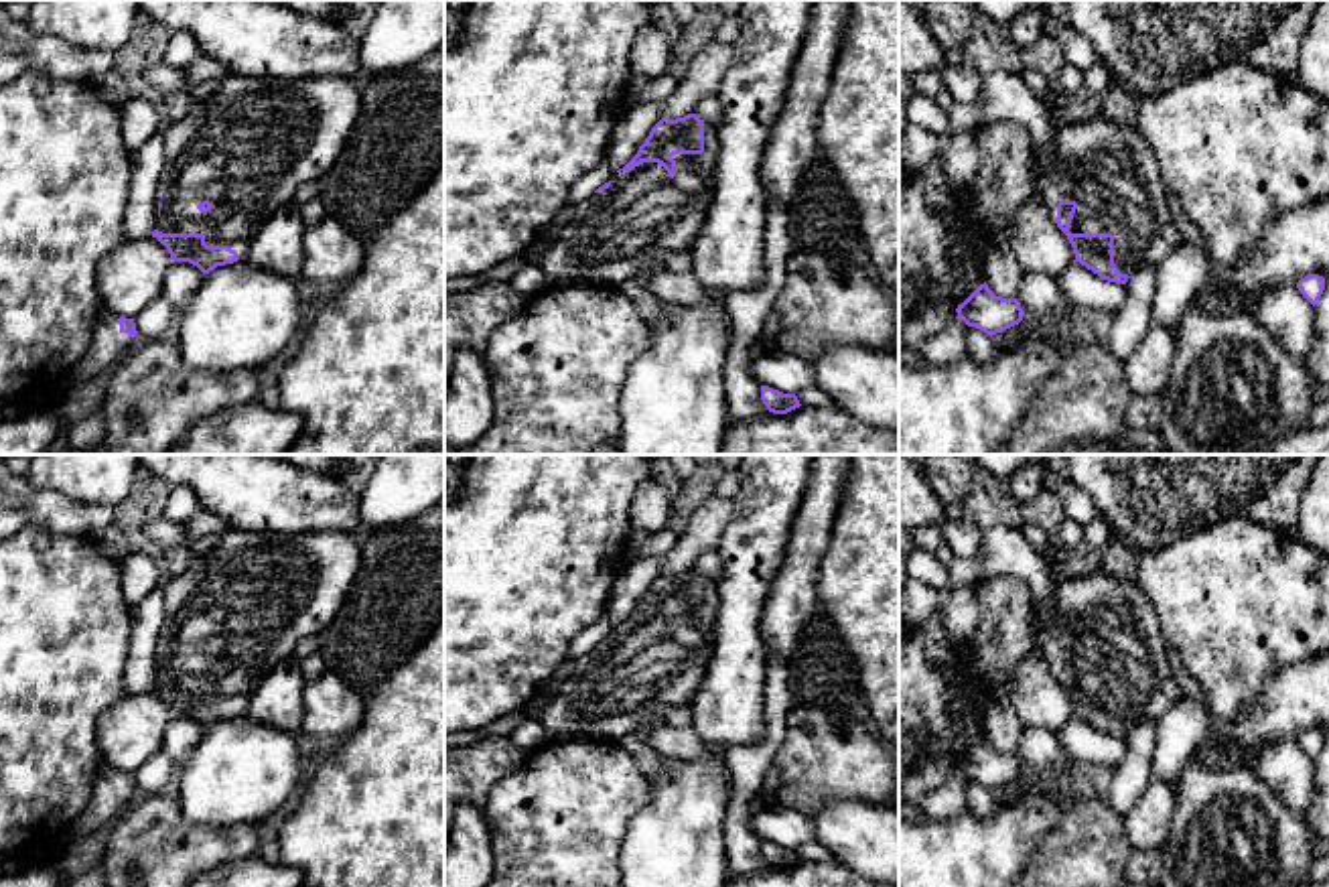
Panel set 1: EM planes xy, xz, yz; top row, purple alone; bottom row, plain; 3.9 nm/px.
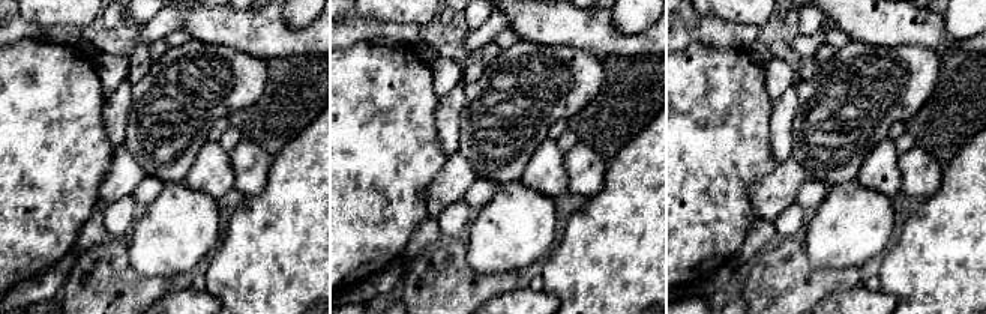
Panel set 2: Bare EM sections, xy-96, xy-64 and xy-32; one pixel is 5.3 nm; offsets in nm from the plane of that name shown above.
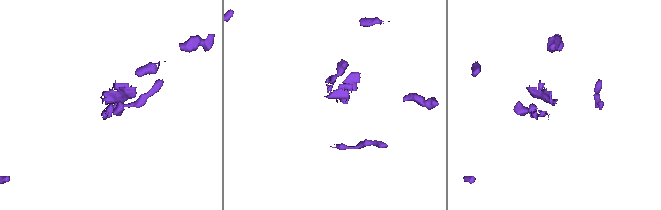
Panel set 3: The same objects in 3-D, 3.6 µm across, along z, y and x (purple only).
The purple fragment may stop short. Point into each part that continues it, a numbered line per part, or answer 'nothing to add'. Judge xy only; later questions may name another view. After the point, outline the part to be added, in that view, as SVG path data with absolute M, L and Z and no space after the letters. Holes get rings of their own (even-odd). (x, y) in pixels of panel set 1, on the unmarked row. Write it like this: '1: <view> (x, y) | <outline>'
1: xy (246, 603) | M227 530L217 536L209 554L195 556L191 566L172 576L160 591L166 619L158 635L156 656L160 672L156 684L162 688L203 688L207 700L227 700L248 714L248 704L258 684L286 658L296 643L319 637L345 603L361 570L361 538L341 530L304 534L260 534Z

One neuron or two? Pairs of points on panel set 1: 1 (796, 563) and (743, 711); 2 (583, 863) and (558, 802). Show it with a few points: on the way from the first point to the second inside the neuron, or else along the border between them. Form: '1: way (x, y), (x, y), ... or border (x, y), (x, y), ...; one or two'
1: border (765, 599), (759, 636), (767, 654); two
2: way (575, 849), (567, 837), (567, 816); one

